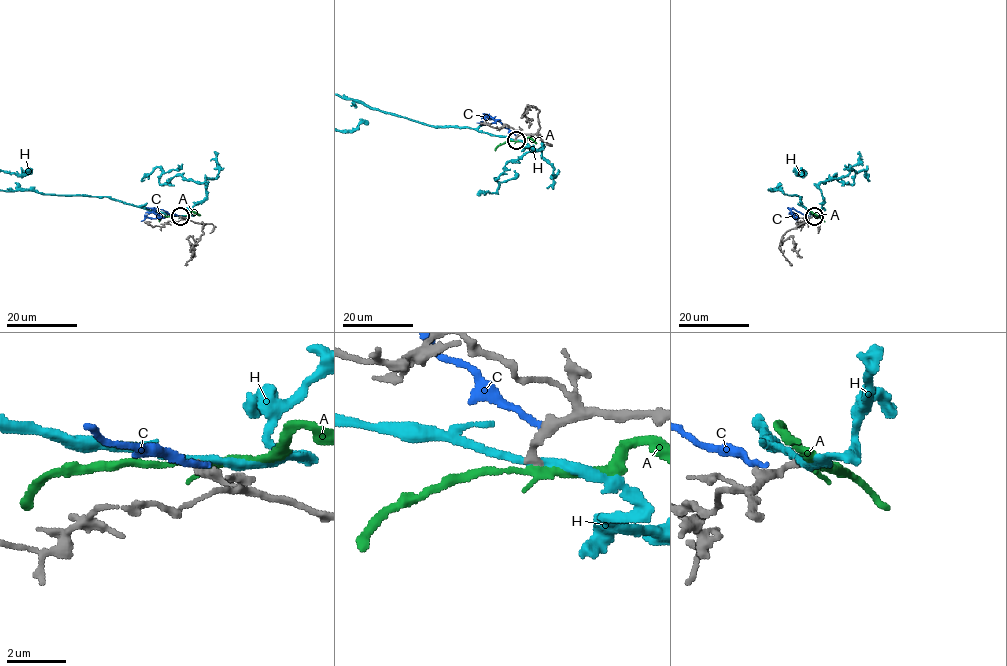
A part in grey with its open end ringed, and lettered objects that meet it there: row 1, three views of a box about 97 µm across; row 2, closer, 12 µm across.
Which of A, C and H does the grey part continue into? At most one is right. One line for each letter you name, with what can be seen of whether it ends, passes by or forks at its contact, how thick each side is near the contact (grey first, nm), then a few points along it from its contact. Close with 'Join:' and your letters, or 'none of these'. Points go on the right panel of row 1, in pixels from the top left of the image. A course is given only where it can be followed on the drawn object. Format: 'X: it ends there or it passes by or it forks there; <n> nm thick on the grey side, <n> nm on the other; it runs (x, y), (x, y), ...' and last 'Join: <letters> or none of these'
A: it passes by; 280 nm thick on the grey side, 280 nm on the other
Join: A

